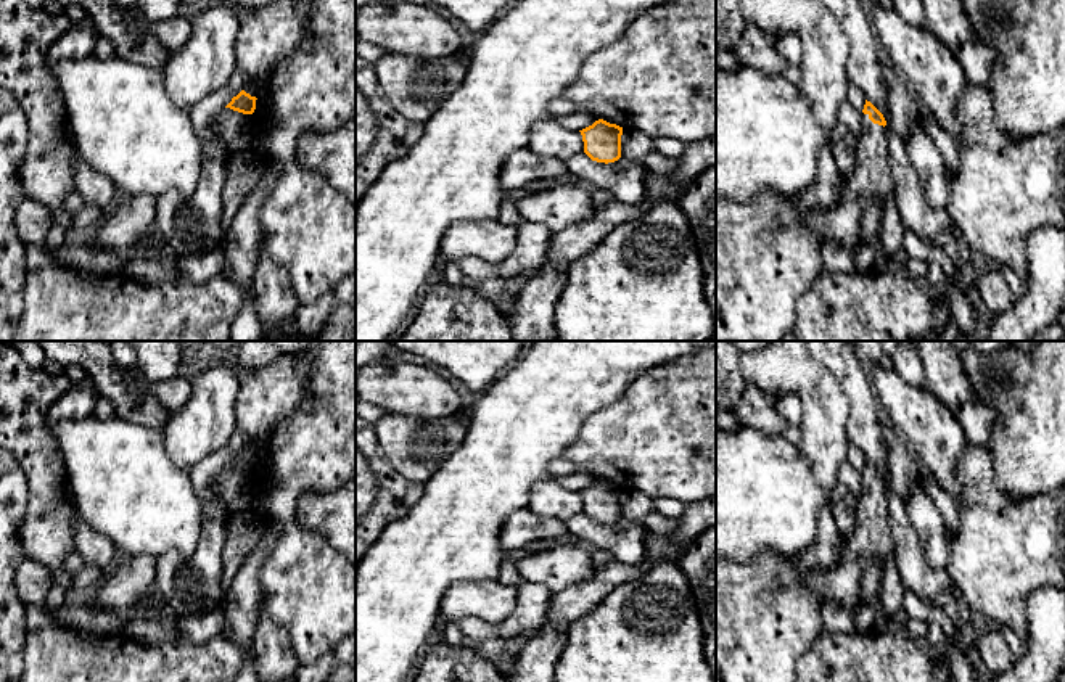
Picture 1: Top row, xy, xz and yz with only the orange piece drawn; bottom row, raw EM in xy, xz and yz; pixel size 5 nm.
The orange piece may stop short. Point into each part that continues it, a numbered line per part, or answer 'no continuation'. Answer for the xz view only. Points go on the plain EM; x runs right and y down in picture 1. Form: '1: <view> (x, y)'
no continuation

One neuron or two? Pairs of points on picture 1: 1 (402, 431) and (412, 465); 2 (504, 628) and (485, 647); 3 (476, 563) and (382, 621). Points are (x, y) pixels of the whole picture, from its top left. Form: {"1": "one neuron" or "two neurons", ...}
{"1": "one neuron", "2": "two neurons", "3": "one neuron"}

